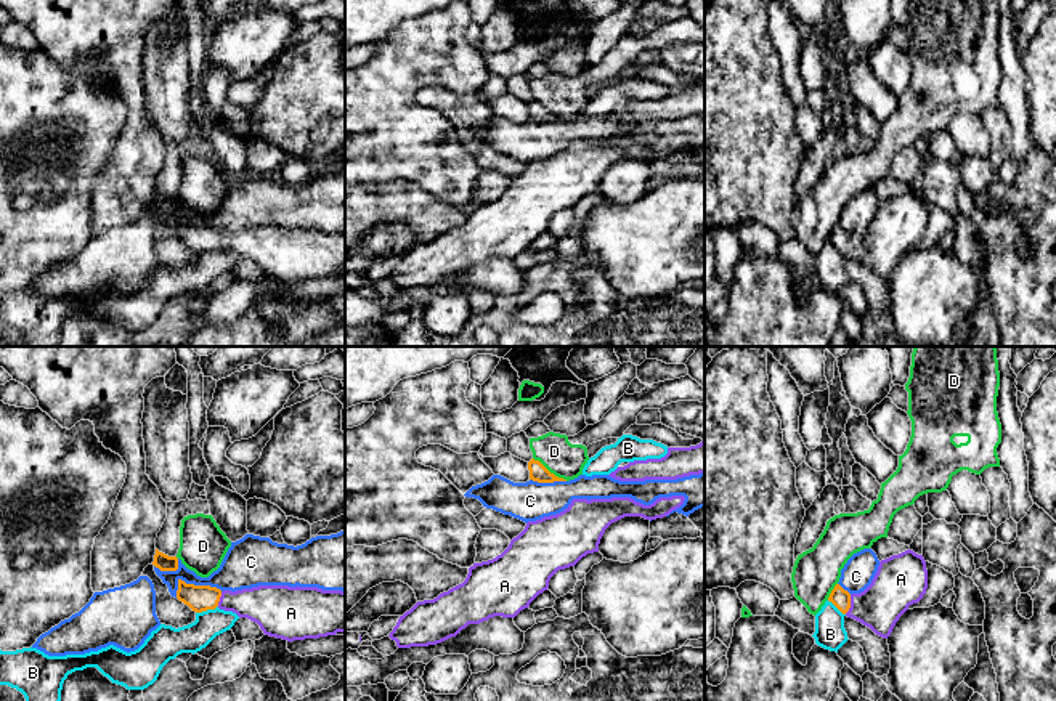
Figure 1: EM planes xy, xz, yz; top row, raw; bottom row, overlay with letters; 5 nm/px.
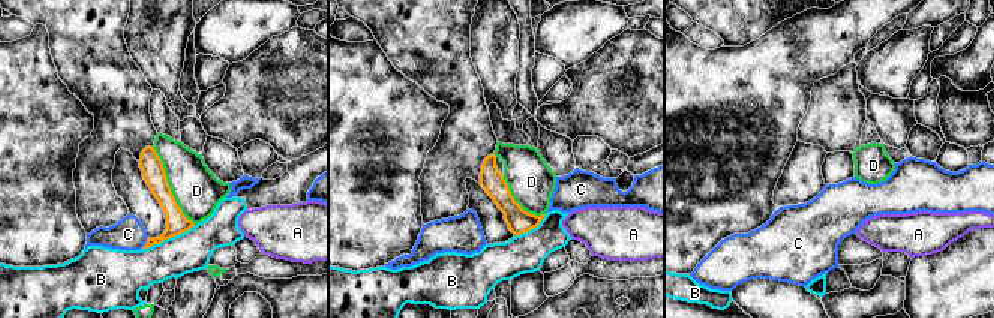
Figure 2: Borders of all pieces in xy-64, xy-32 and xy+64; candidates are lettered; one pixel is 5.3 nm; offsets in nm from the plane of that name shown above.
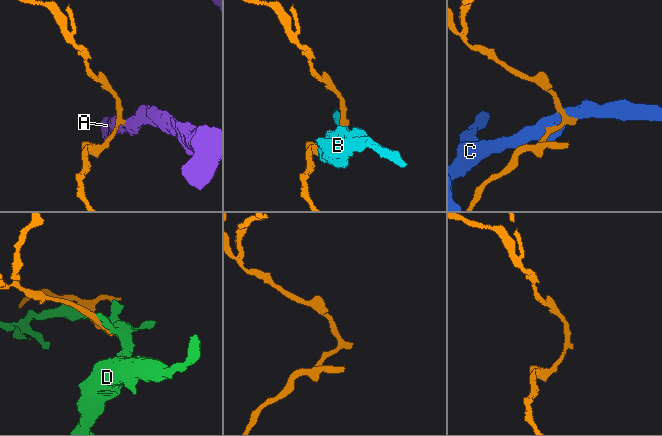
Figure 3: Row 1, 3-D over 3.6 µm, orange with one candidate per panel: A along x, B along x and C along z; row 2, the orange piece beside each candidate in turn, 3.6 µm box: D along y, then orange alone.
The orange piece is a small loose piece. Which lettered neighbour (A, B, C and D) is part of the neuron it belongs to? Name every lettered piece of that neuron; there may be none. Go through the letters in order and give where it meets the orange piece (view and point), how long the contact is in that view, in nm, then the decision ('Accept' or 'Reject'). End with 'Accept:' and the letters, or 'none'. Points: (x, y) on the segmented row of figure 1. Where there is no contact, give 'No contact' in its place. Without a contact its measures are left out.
A: Touches orange at yz (849, 605). Shared border 100 nm. Accept
B: Touches orange at xy (206, 610). Shared border 120 nm. Reject
C: Touches orange at xy (191, 584). Shared border 240 nm. Reject
D: Touches orange at xz (549, 472). Shared border 200 nm. Reject
Accept: A

